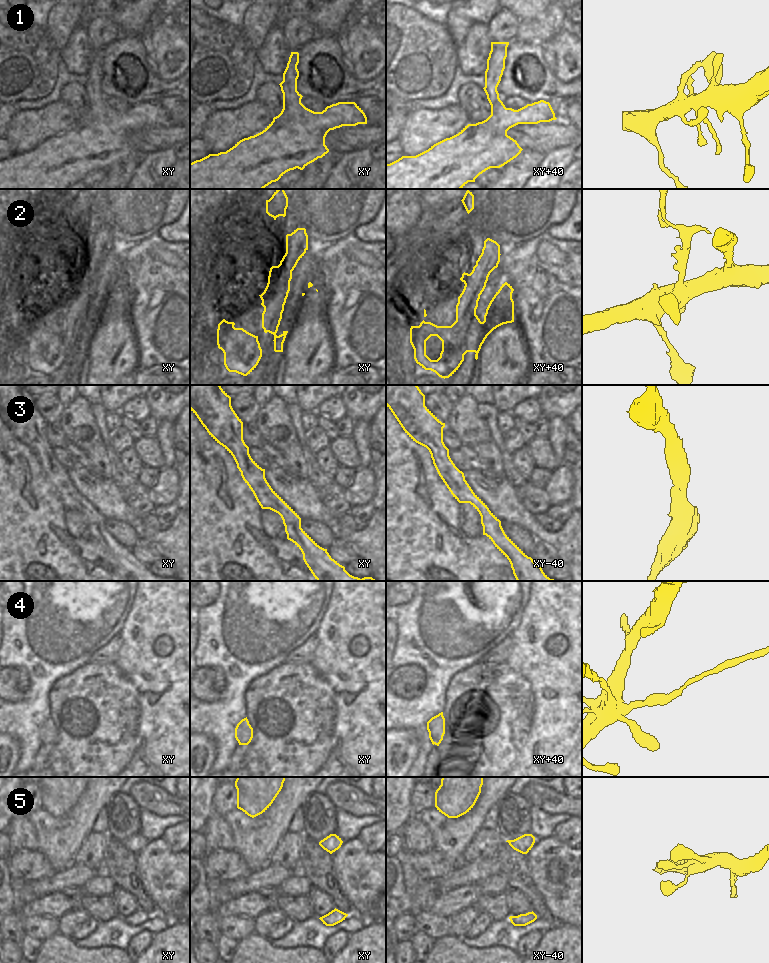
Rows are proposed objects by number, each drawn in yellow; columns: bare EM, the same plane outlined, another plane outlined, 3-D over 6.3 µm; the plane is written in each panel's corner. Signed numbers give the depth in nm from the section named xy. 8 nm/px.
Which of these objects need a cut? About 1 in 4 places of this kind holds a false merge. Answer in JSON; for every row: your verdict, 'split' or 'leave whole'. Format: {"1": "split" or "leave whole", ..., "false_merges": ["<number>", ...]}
{"1": "leave whole", "2": "split", "3": "leave whole", "4": "split", "5": "leave whole", "false_merges": ["2", "4"]}

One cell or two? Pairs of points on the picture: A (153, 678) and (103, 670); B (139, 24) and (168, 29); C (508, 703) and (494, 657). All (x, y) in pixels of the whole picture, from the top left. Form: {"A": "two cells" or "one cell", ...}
{"A": "two cells", "B": "two cells", "C": "two cells"}

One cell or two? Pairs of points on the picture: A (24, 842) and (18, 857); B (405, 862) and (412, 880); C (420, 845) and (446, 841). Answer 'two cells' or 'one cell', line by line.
A: two cells
B: one cell
C: two cells

